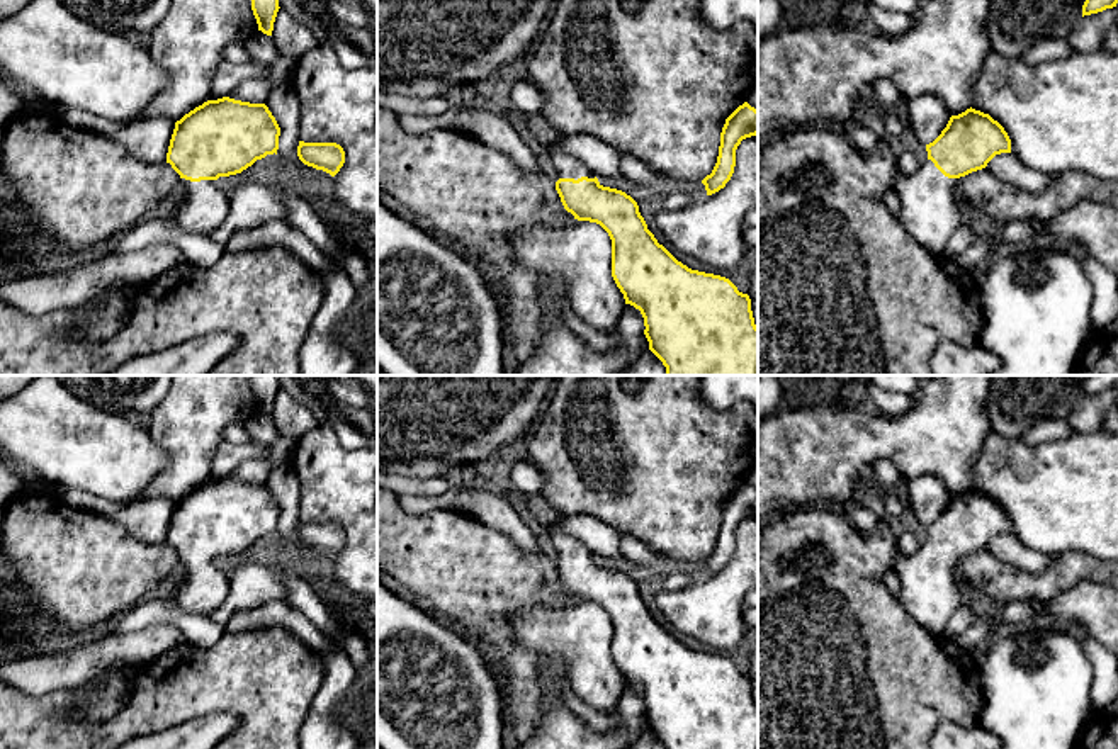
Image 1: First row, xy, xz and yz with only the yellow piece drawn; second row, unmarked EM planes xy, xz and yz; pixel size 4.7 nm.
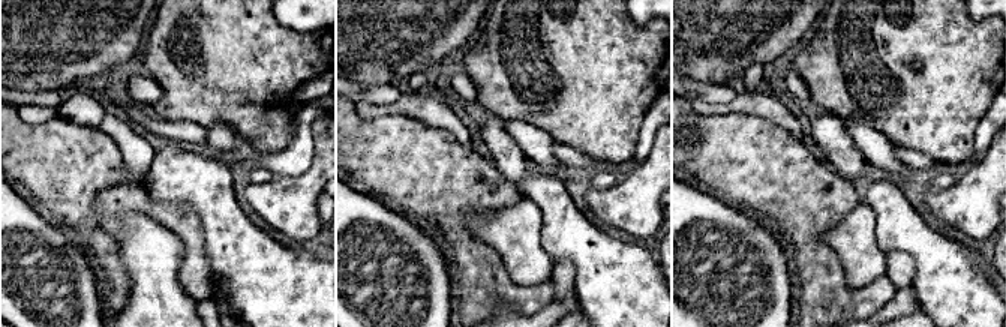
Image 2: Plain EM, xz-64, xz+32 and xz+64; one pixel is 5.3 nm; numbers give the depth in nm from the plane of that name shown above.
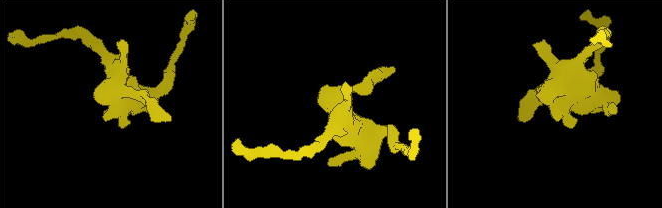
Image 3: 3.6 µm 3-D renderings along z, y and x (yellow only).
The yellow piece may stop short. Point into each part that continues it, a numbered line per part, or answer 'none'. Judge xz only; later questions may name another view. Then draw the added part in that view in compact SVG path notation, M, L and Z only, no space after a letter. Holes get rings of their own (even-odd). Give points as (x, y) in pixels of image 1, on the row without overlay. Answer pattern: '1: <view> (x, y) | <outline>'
1: xz (566, 546) | M556 518L554 521L551 521L547 525L547 530L551 533L551 538L552 538L554 549L556 549L554 564L559 559L574 559L574 560L578 560L581 557L595 559L595 554L581 540L566 533L559 527L559 518Z

